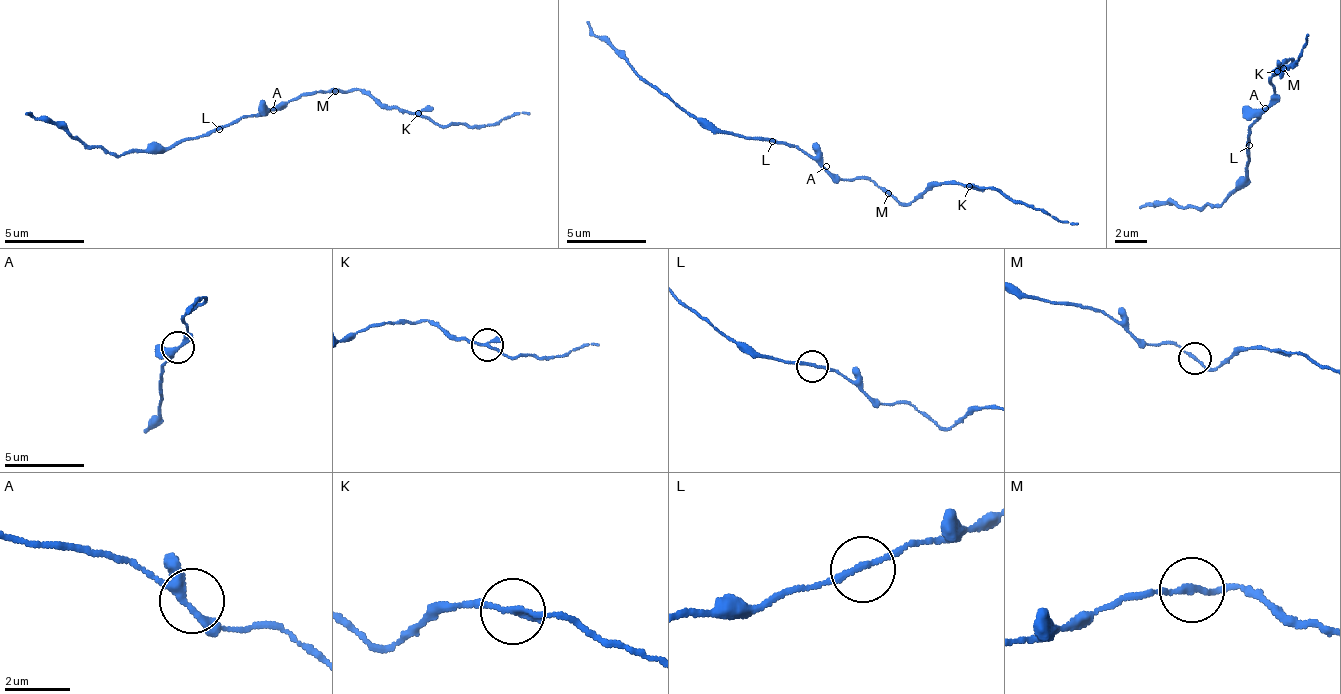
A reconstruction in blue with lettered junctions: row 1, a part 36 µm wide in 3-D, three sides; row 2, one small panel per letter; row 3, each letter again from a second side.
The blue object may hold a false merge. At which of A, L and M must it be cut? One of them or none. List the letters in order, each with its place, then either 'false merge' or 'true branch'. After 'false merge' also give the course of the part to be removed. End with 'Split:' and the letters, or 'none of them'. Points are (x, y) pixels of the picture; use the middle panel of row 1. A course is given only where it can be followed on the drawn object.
A: at (826, 166); true branch
L: at (772, 141); true branch
M: at (888, 193); true branch
Split: none of them

